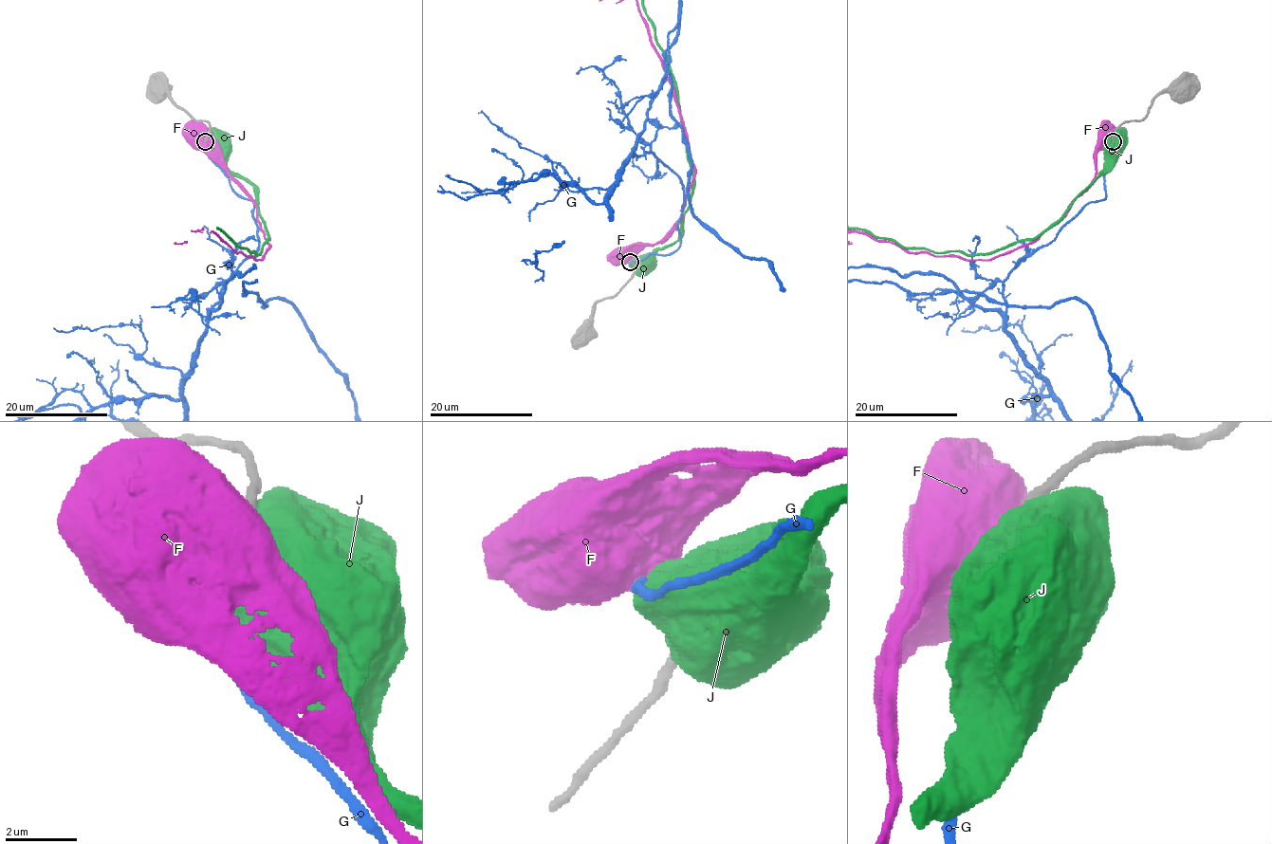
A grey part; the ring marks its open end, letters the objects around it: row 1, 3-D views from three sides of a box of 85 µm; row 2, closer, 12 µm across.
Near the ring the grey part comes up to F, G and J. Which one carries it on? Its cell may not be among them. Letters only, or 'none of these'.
G

